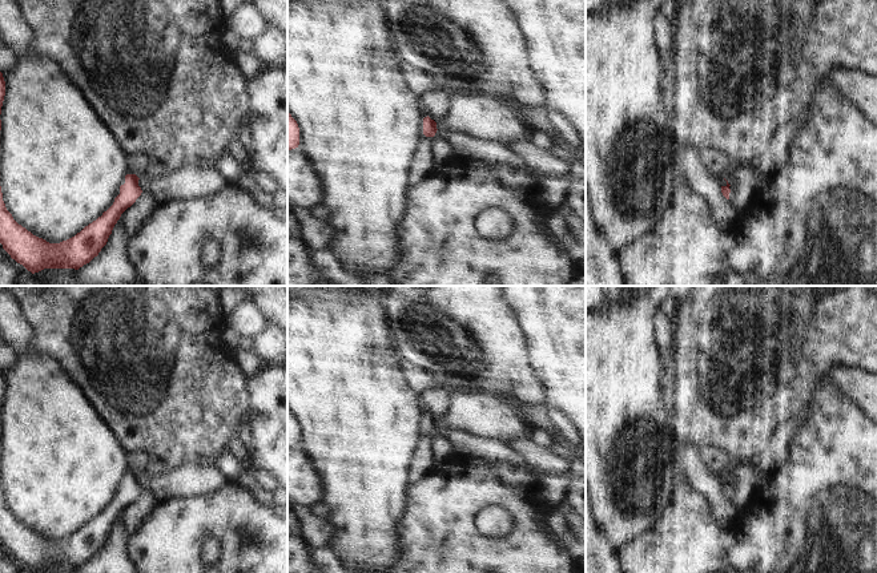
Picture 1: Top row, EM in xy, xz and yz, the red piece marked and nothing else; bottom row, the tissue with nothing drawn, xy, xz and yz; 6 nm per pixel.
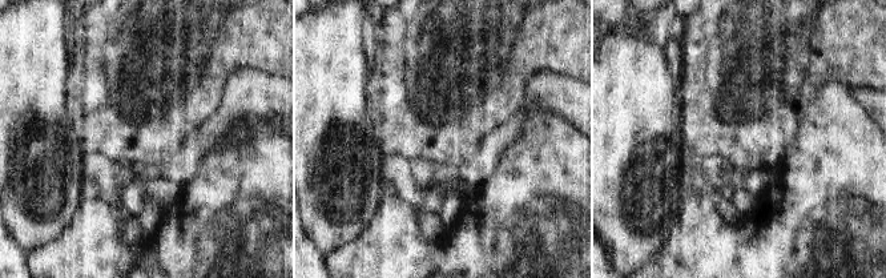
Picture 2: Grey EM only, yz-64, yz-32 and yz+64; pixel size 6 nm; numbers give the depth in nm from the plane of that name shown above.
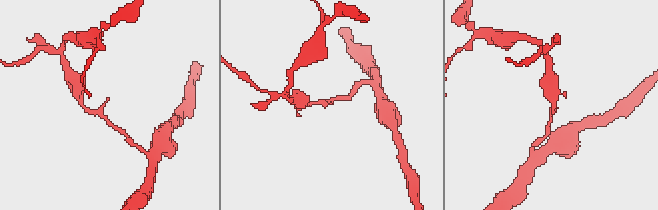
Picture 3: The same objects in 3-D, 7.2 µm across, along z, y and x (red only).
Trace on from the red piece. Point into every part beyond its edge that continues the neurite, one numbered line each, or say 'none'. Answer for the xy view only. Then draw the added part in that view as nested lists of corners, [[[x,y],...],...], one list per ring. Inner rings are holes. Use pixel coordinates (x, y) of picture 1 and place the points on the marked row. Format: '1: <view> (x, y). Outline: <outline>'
none.

